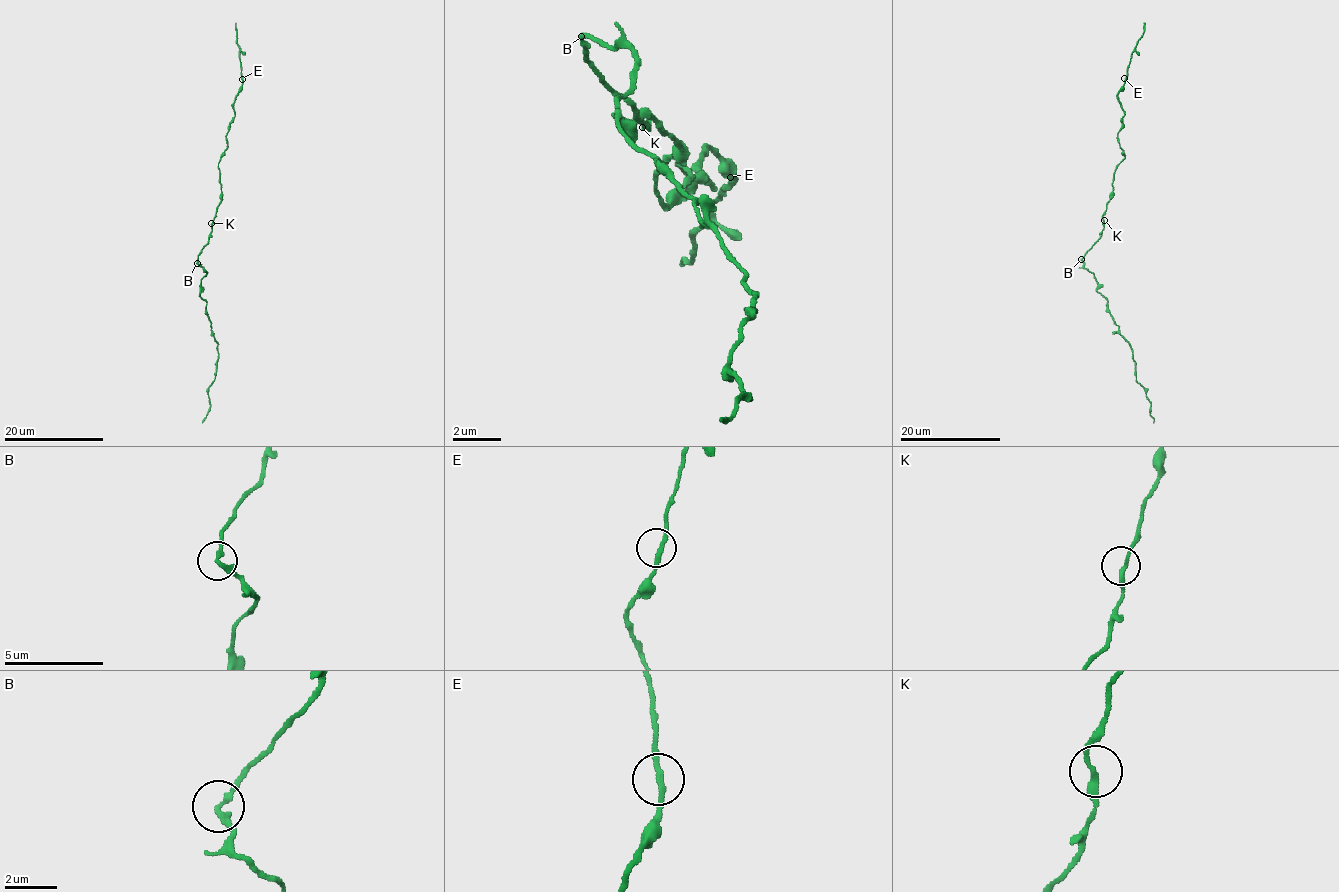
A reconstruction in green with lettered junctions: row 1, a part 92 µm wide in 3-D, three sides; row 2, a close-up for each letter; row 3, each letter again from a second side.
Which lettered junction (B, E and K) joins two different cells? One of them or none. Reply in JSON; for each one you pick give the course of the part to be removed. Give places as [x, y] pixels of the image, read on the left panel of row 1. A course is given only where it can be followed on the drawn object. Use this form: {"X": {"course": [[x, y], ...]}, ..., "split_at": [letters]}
{"split_at": []}

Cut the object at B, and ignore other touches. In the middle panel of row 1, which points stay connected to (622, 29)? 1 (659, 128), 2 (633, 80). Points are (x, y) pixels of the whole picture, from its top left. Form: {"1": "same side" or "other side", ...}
{"1": "other side", "2": "same side"}

